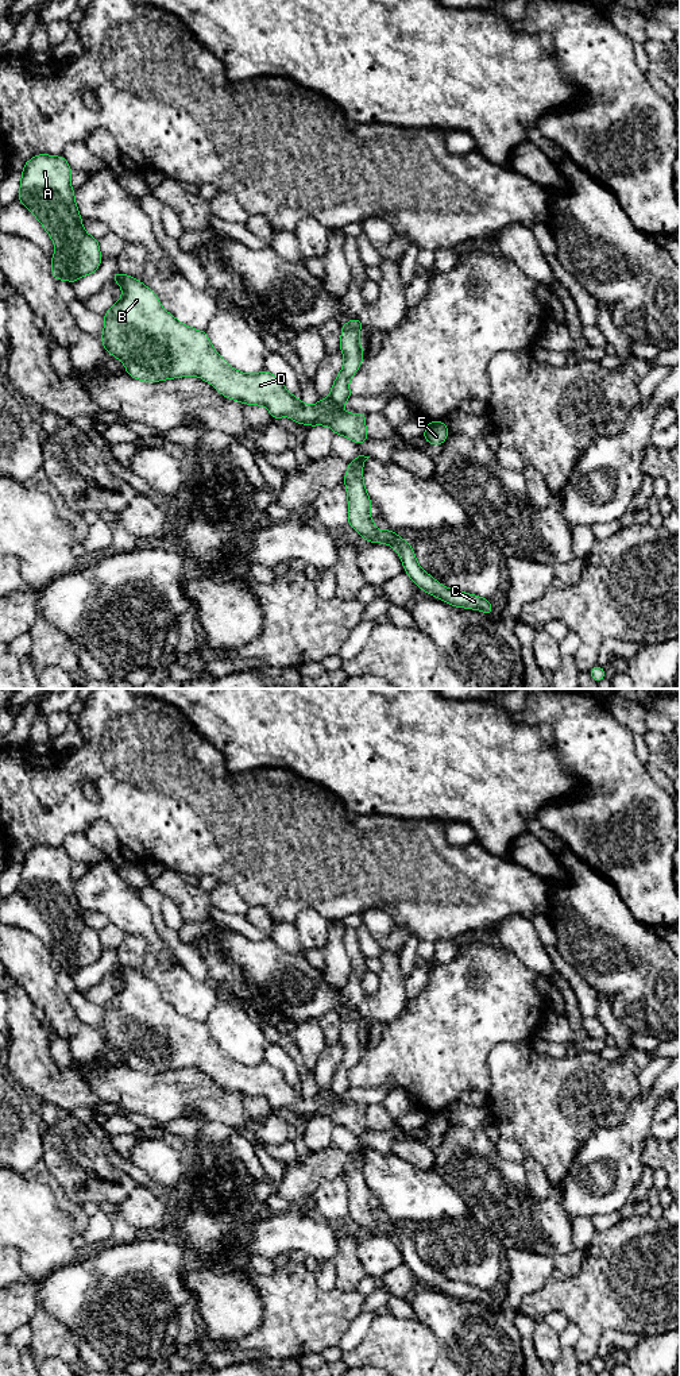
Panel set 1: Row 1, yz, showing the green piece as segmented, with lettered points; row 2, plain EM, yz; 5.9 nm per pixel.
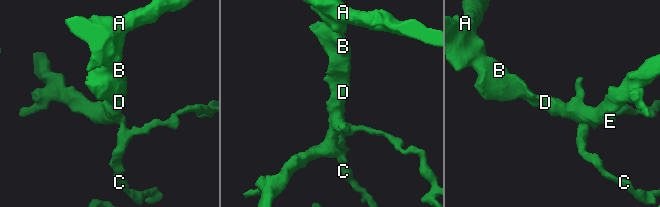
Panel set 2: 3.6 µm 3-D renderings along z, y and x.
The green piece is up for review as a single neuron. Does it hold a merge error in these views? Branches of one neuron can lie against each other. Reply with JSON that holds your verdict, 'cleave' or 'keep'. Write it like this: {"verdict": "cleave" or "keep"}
{"verdict": "keep"}

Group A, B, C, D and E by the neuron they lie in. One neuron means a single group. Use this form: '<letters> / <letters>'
A B C D E

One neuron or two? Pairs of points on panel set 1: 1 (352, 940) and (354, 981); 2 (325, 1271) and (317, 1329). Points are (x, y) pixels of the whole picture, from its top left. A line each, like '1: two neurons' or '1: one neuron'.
1: one neuron
2: two neurons

